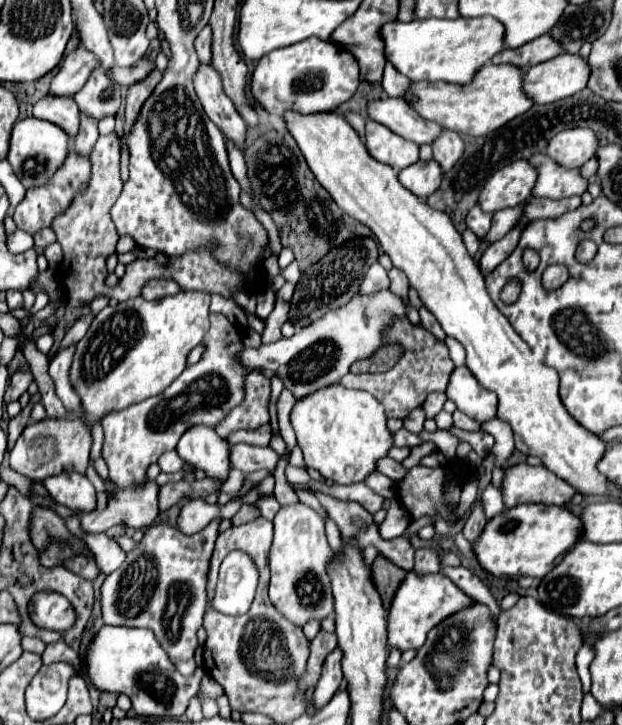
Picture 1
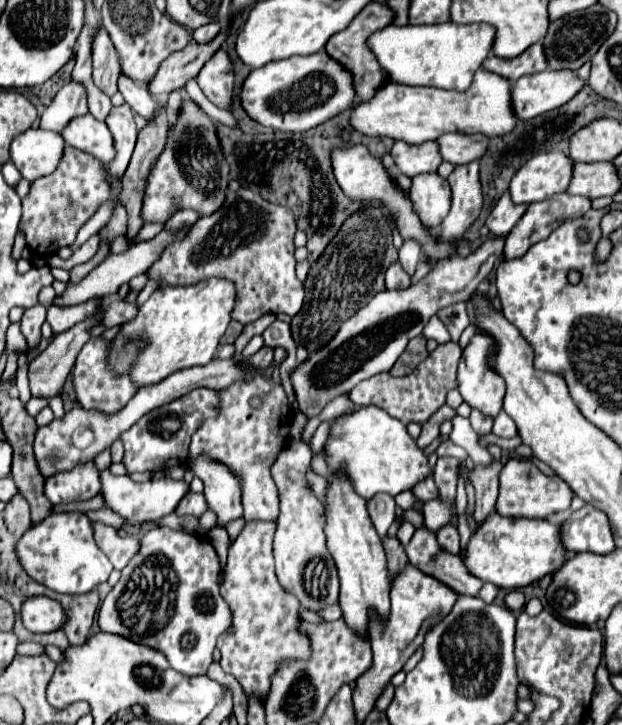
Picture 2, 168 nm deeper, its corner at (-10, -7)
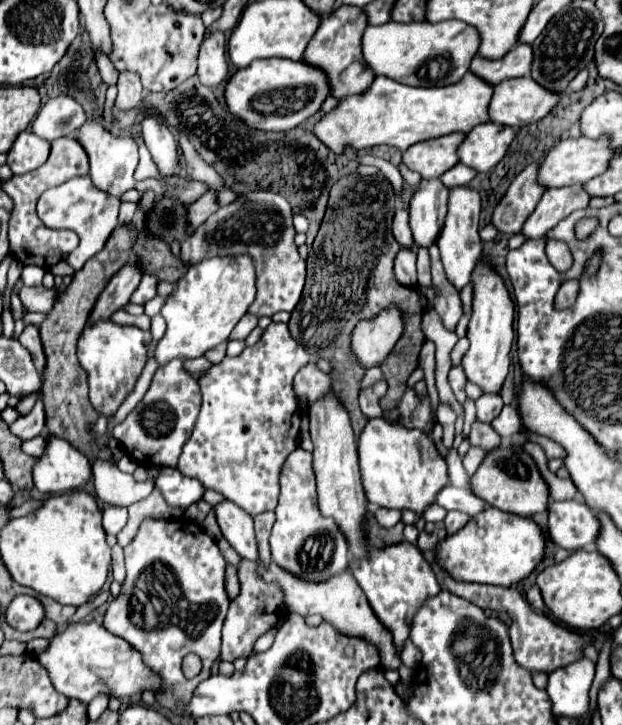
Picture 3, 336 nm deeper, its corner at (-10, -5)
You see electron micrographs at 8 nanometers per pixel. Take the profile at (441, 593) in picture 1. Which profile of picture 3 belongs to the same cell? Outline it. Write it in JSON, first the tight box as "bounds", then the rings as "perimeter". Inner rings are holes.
{"bounds":[349,541,441,655],"perimeter":[[[403,541],[387,549],[379,549],[379,551],[371,549],[367,559],[351,563],[349,569],[357,579],[359,587],[363,589],[363,593],[367,595],[367,601],[373,613],[383,623],[383,627],[391,633],[395,653],[401,655],[405,641],[409,639],[409,633],[411,633],[409,627],[413,617],[429,597],[435,597],[437,593],[441,593],[441,585],[435,577],[431,563],[423,557],[423,553],[415,545],[409,545]]]}

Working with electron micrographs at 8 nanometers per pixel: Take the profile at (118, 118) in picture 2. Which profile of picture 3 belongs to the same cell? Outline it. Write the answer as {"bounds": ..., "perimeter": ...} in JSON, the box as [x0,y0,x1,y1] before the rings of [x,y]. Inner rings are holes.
{"bounds":[115,73,143,111],"perimeter":[[[121,73],[119,75],[119,83],[117,83],[117,101],[115,107],[119,111],[131,111],[141,103],[141,93],[143,87],[139,85],[139,77],[135,77],[135,73]]]}

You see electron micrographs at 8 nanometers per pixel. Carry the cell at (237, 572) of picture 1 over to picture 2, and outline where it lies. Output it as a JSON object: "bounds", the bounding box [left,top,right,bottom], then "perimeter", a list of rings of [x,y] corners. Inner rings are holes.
{"bounds":[97,524,231,677],"perimeter":[[[154,524],[143,535],[137,555],[121,571],[119,583],[109,591],[103,605],[99,607],[97,623],[101,631],[117,633],[135,643],[161,651],[171,663],[171,667],[181,675],[187,675],[187,677],[205,675],[213,661],[211,655],[213,655],[217,637],[231,625],[231,611],[219,591],[219,568],[219,557],[207,537]]]}

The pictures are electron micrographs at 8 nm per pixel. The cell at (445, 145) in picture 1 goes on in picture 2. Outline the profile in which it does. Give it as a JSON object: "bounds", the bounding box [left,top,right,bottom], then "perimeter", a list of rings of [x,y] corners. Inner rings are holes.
{"bounds":[441,161,483,241],"perimeter":[[[471,161],[467,165],[455,167],[451,179],[447,181],[451,185],[451,211],[441,223],[441,239],[461,241],[483,207],[479,163]]]}

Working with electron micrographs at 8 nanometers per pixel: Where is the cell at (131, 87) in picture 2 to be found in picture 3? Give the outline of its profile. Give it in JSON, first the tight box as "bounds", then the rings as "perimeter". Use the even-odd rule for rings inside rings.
{"bounds":[141,113,177,175],"perimeter":[[[147,113],[141,121],[141,131],[161,175],[173,175],[177,163],[177,141],[167,125],[155,117],[155,113]]]}

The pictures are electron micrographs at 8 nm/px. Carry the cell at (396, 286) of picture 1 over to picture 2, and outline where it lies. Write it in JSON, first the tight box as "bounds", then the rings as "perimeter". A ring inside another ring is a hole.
{"bounds":[399,239,421,275],"perimeter":[[[407,239],[403,241],[401,249],[399,249],[399,263],[403,265],[403,269],[413,275],[415,273],[415,267],[421,259],[421,247],[419,247],[419,241],[415,239]]]}

